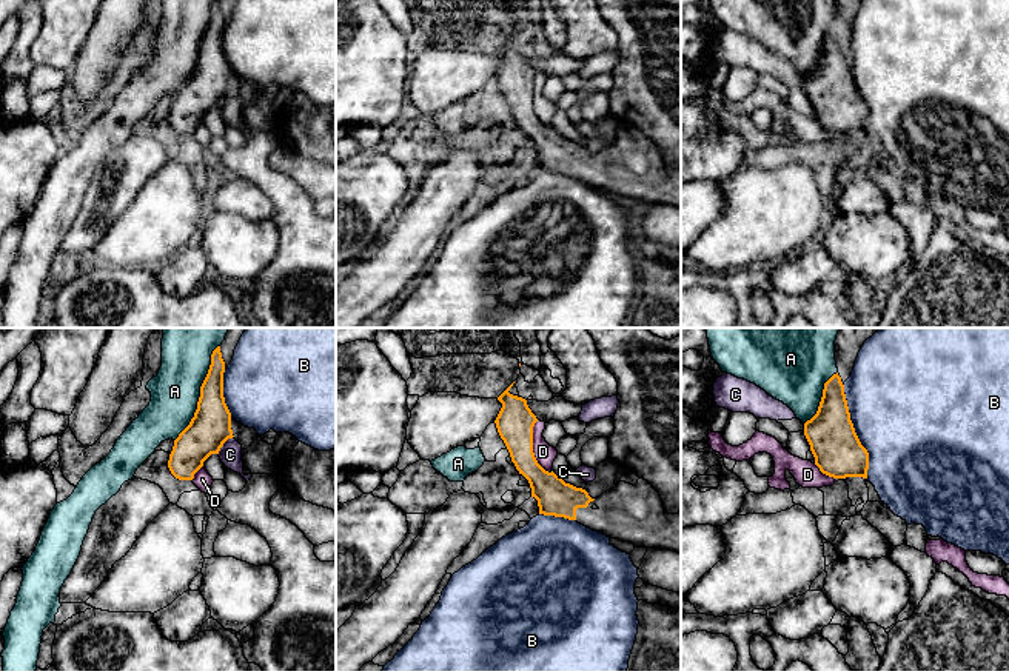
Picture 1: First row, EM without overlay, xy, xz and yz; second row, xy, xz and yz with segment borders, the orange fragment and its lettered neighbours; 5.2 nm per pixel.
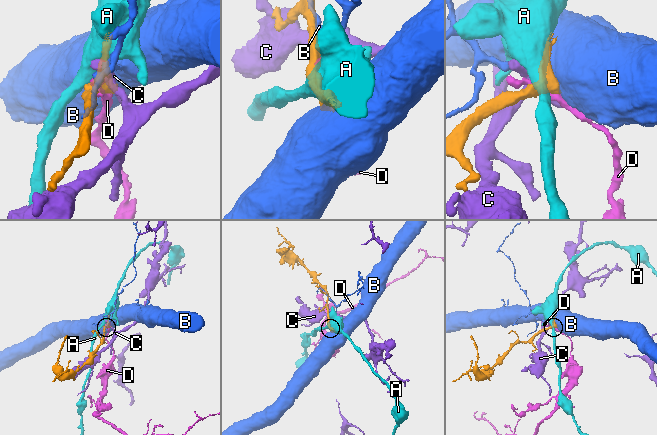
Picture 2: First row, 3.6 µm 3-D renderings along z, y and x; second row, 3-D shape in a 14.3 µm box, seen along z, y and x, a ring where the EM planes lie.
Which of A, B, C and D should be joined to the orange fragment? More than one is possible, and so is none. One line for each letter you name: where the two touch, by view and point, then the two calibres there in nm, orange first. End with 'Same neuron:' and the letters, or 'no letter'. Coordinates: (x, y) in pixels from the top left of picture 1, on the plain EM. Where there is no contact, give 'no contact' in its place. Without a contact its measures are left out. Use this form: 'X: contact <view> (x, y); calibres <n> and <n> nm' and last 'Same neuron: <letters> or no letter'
Same neuron: no letter

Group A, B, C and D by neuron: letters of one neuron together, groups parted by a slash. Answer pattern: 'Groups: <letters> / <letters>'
Groups: A / B / C / D

